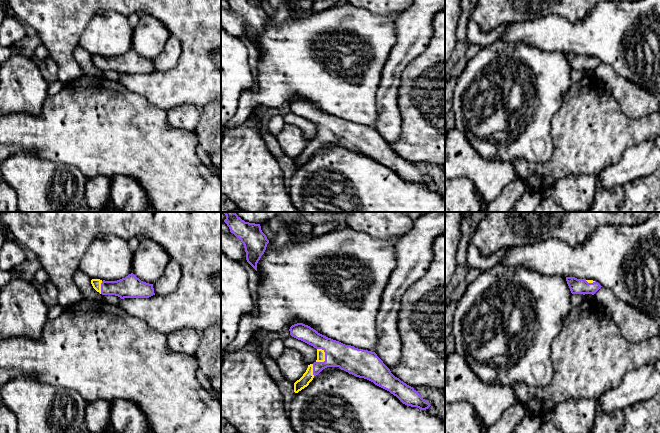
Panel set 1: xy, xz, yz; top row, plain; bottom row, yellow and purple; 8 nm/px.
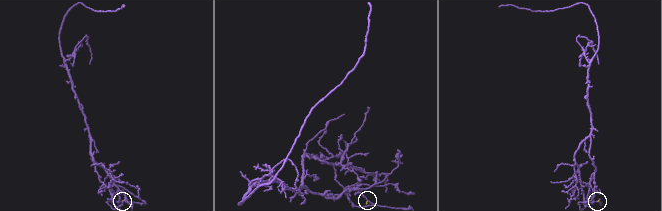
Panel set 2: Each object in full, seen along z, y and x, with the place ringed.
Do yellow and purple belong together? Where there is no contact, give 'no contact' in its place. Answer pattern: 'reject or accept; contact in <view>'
accept; contact in xz

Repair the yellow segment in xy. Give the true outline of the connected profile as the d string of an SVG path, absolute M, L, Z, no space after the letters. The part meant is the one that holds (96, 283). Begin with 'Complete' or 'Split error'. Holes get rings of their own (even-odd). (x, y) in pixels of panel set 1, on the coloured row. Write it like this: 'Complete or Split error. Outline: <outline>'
Split error. Outline: M133 273L117 281L92 279L93 288L102 295L115 295L124 298L149 298L154 293L153 284L141 281Z

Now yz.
Split error. Outline: M566 277L567 284L572 294L594 295L602 286L593 280Z

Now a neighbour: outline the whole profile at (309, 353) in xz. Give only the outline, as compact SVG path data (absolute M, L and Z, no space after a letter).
M291 335L288 336L283 344L285 348L291 348L297 350L303 357L303 360L307 365L313 364L317 360L317 349L313 346L298 340Z

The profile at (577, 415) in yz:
M574 398L556 405L542 420L564 433L591 433L597 416L597 400Z

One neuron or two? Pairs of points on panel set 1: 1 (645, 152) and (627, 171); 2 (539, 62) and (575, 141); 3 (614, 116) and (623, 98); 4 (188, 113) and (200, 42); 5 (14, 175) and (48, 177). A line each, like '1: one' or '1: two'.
1: one
2: two
3: two
4: two
5: one

